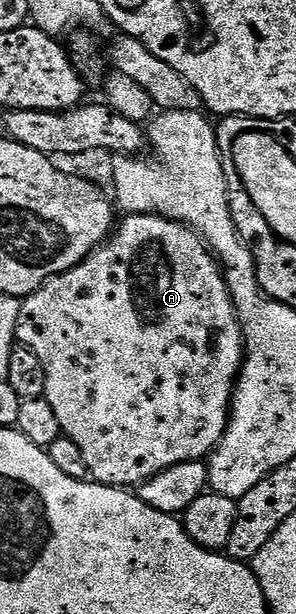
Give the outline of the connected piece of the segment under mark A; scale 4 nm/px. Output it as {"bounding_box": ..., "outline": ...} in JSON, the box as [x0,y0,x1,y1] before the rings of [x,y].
{"bounding_box":[17,214,245,490],"outline":[[[129,214],[124,219],[122,224],[120,221],[116,225],[115,234],[110,235],[82,264],[53,276],[42,288],[21,300],[17,343],[30,348],[39,357],[39,362],[43,362],[43,370],[47,373],[47,390],[43,399],[51,402],[51,410],[55,410],[59,418],[62,433],[79,446],[83,459],[87,461],[90,477],[96,483],[129,490],[171,466],[179,466],[189,460],[204,461],[217,447],[229,425],[233,389],[241,375],[245,354],[245,337],[241,335],[241,324],[237,321],[237,311],[225,284],[224,271],[202,237],[192,228],[168,220],[166,216]]]}

